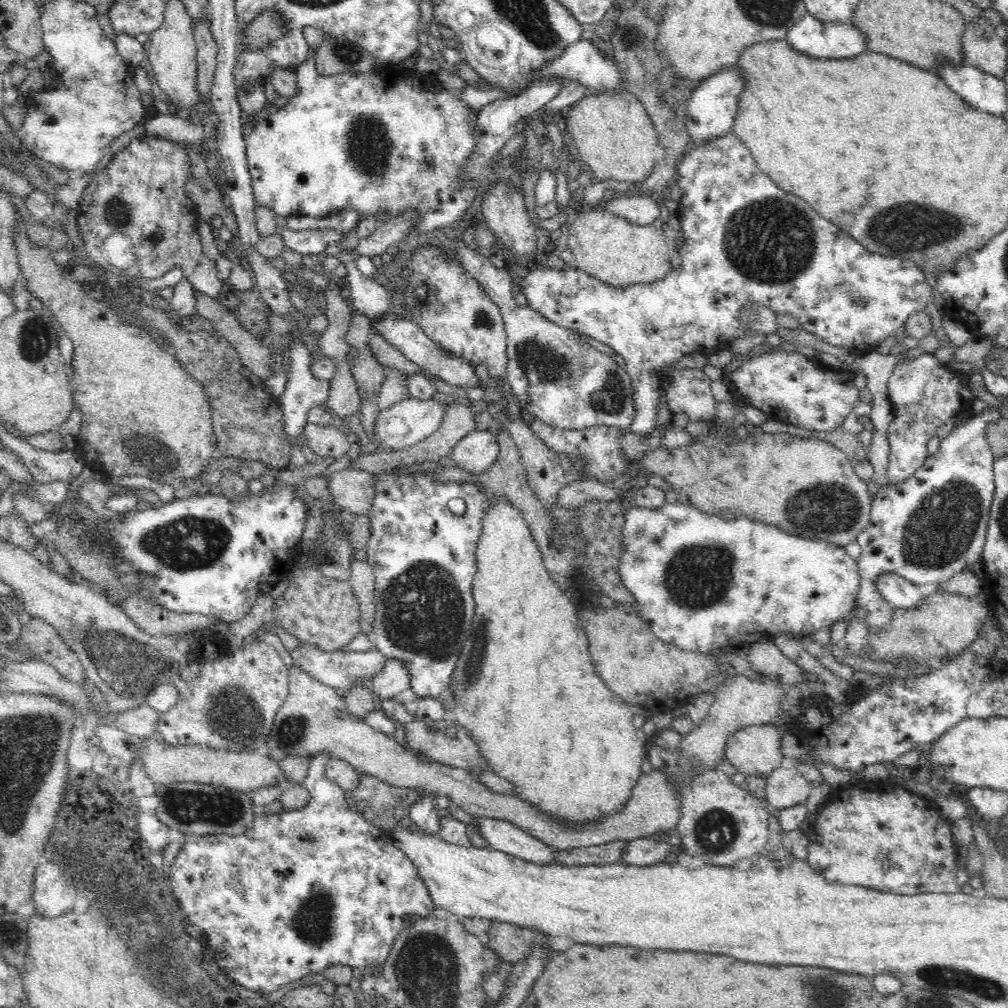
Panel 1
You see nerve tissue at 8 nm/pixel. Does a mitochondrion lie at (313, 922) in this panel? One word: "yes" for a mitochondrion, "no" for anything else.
yes

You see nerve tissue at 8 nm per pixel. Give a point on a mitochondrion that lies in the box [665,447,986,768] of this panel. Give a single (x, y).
(937, 533)

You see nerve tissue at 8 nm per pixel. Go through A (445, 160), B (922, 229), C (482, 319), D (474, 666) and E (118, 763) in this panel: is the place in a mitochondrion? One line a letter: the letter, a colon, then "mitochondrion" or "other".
A: other
B: mitochondrion
C: mitochondrion
D: mitochondrion
E: other

